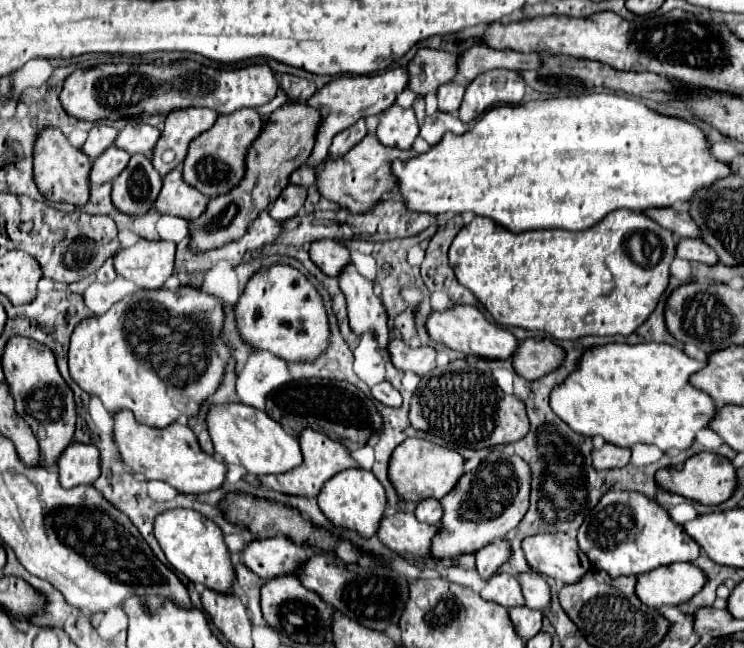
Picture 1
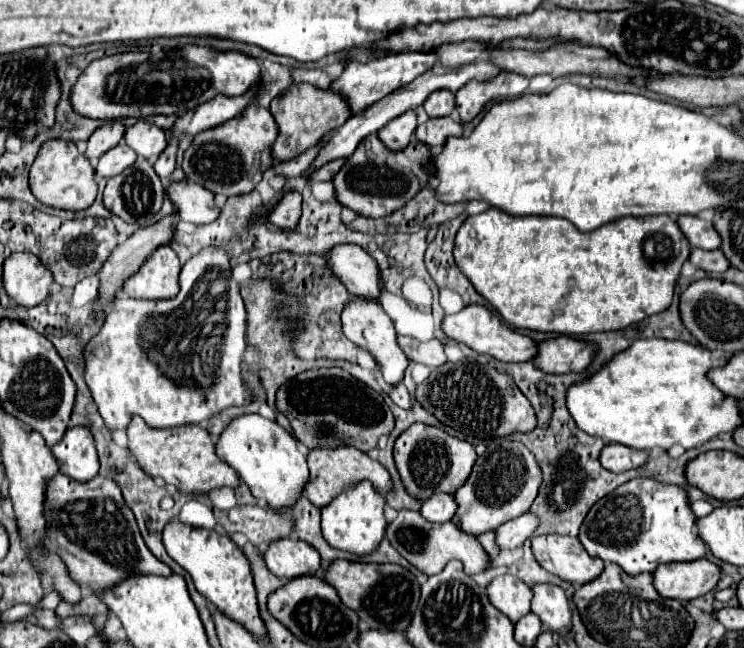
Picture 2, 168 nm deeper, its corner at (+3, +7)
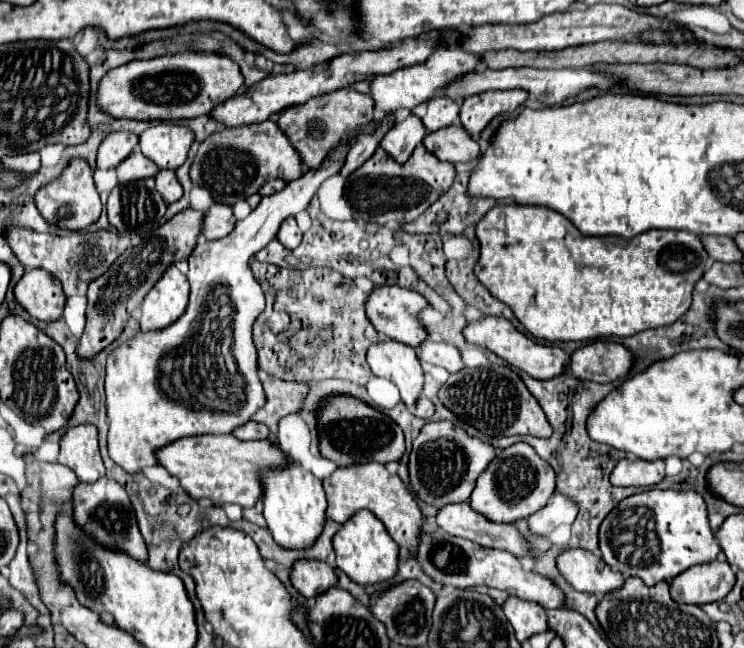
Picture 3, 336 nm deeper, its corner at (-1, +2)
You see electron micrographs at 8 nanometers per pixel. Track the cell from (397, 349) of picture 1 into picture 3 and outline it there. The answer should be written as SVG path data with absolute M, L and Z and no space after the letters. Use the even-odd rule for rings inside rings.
M425 341L419 347L419 359L445 367L449 373L457 373L465 367L465 363L461 361L461 353L457 347L449 345L449 343L435 343L435 341Z

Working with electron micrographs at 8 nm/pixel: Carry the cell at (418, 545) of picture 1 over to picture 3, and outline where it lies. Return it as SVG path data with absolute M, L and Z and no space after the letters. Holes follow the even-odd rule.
M435 529L421 537L419 553L415 559L419 561L423 571L441 585L451 585L451 587L459 587L459 589L485 585L485 587L509 591L509 593L521 597L523 601L539 603L543 609L567 607L565 593L557 585L553 585L549 579L545 579L533 571L525 571L521 567L521 563L517 561L517 557L513 557L511 553L499 551L499 549L481 549L481 545L461 539L461 537L451 537L443 529Z

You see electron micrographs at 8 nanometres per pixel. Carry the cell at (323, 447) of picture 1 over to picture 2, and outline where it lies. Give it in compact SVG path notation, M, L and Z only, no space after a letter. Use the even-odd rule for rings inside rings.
M337 446L337 448L313 448L307 456L309 462L309 484L305 484L305 496L317 506L323 508L331 502L333 496L337 496L343 488L349 484L355 484L357 480L371 480L373 486L387 494L391 490L389 472L373 458L369 458L365 452L353 448L353 446Z

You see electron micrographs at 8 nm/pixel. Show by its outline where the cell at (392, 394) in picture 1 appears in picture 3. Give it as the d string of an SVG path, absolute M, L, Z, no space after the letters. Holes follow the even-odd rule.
M421 397L421 399L417 401L413 413L415 413L417 417L421 417L421 419L429 419L429 417L435 413L435 405L433 405L433 401L429 401L427 397Z

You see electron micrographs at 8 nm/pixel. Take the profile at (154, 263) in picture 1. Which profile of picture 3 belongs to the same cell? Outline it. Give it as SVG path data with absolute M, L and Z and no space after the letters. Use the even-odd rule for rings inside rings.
M171 265L141 305L141 329L157 331L169 327L177 317L181 317L181 313L185 313L187 299L189 281L175 265Z

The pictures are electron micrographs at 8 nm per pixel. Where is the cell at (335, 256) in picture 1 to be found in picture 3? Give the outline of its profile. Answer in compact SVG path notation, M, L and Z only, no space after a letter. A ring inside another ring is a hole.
M385 285L385 287L373 289L373 293L369 295L367 305L365 305L367 317L373 323L373 327L377 329L377 333L381 333L393 341L405 343L409 347L419 347L427 337L425 325L419 321L419 313L425 307L429 307L429 301L423 295L419 295L413 289L403 289L399 285Z

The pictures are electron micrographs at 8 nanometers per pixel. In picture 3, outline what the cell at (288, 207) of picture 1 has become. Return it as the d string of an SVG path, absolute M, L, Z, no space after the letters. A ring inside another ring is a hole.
M289 217L287 221L283 221L283 225L281 225L279 233L277 233L277 239L279 239L281 245L285 245L287 249L295 249L295 247L301 243L303 233L301 233L301 229L297 227L295 217Z

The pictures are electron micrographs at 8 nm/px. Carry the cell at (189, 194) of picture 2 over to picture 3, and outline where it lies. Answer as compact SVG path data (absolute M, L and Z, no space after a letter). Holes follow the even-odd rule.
M213 205L203 221L203 235L207 239L221 239L227 237L233 231L233 225L237 223L237 219L233 217L231 209L227 205Z

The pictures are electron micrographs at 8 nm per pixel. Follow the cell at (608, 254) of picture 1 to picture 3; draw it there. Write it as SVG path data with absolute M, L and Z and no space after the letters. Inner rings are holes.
M501 203L477 223L481 255L475 265L477 279L493 297L507 303L523 327L547 341L589 341L601 337L631 337L645 329L673 325L691 305L695 283L713 263L701 239L693 233L653 229L633 239L585 237L561 213L541 205Z

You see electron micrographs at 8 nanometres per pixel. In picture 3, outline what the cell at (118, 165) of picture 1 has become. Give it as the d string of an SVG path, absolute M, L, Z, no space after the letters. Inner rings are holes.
M135 149L119 167L117 167L117 177L119 183L127 183L127 181L139 181L145 177L155 177L157 175L157 165L153 165L153 161L145 159L143 153L139 149Z

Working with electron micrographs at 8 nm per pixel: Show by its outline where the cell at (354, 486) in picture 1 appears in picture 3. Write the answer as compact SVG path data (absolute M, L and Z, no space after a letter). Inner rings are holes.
M357 511L333 537L335 567L359 585L375 585L395 577L399 569L399 545L389 537L387 529L369 511Z

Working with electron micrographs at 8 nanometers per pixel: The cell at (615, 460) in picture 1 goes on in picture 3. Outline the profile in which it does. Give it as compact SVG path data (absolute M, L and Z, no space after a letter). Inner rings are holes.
M621 459L611 473L611 483L617 487L653 487L665 477L665 461Z

